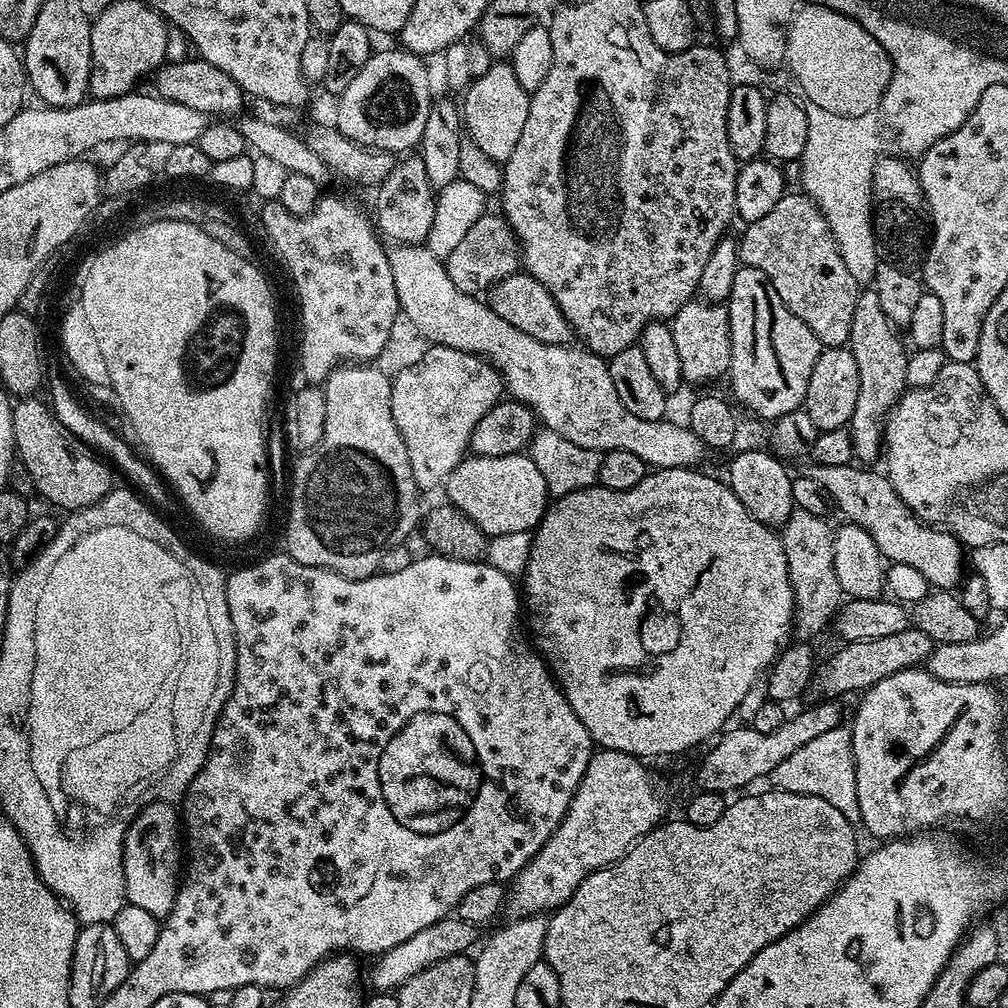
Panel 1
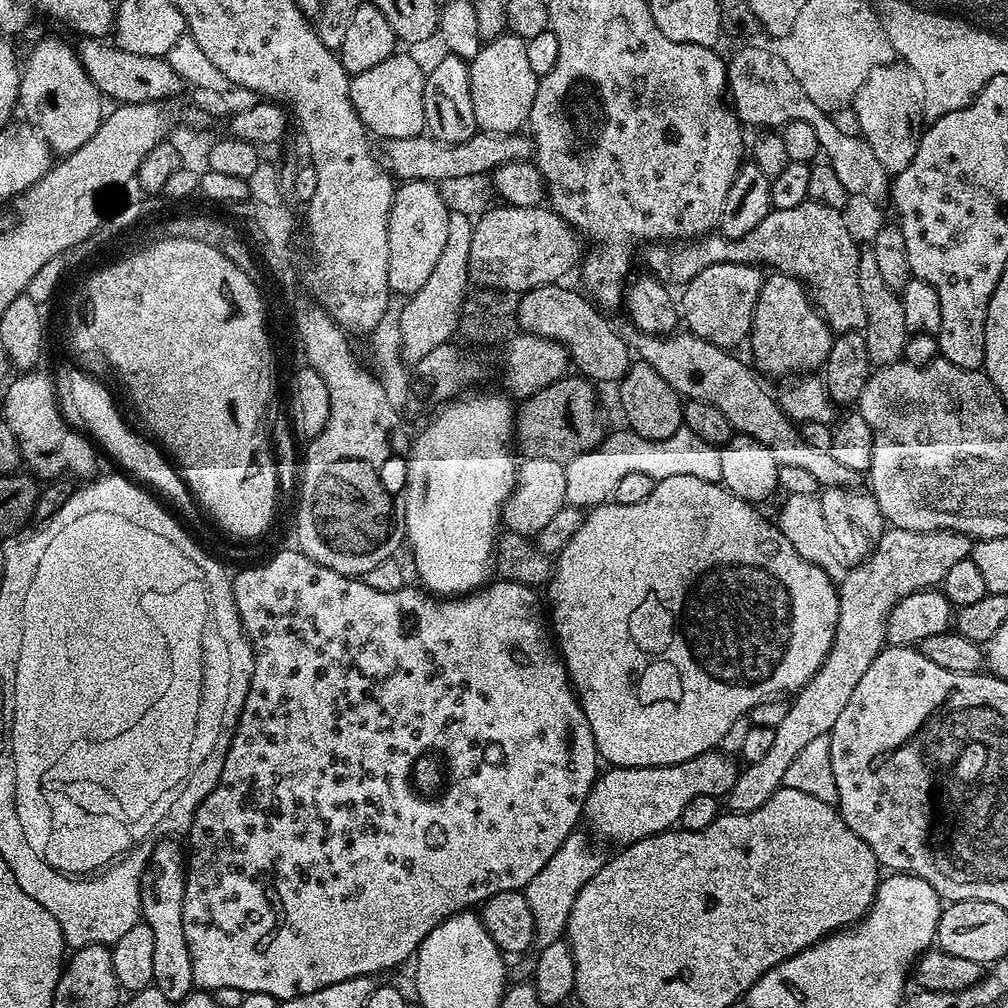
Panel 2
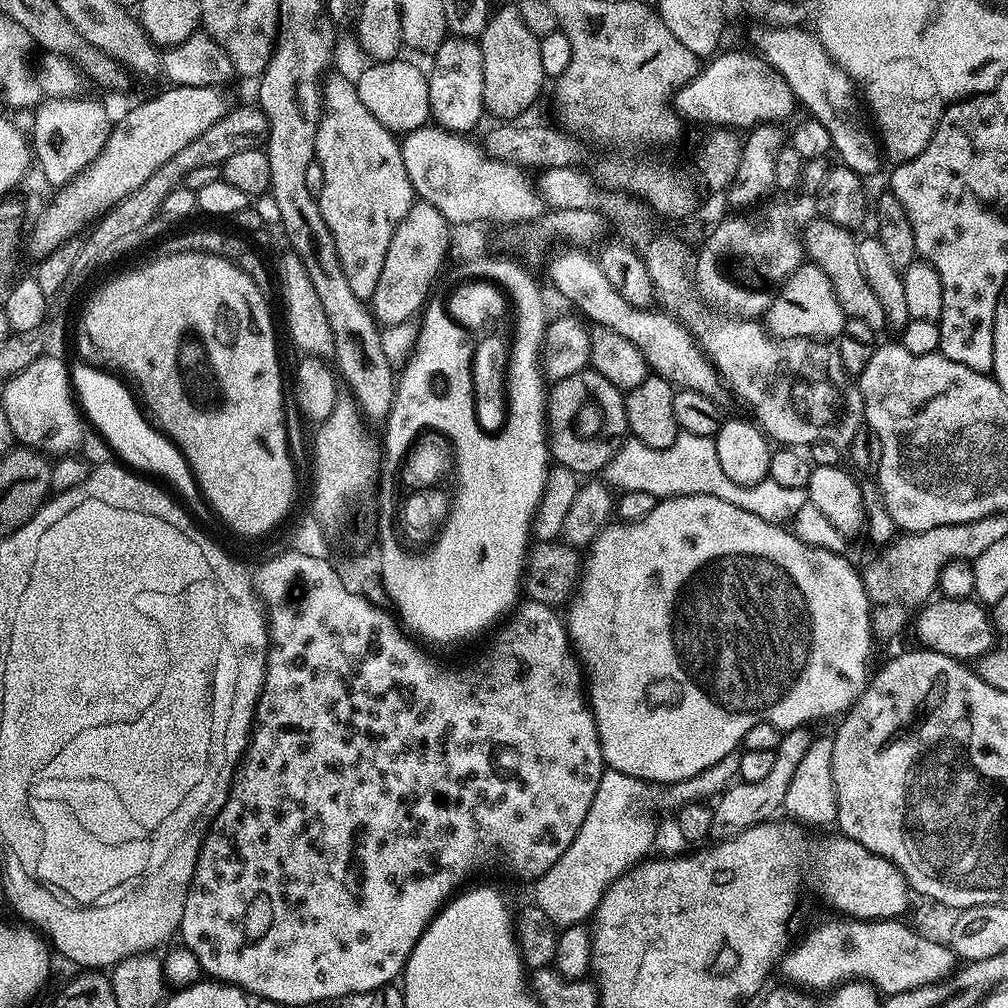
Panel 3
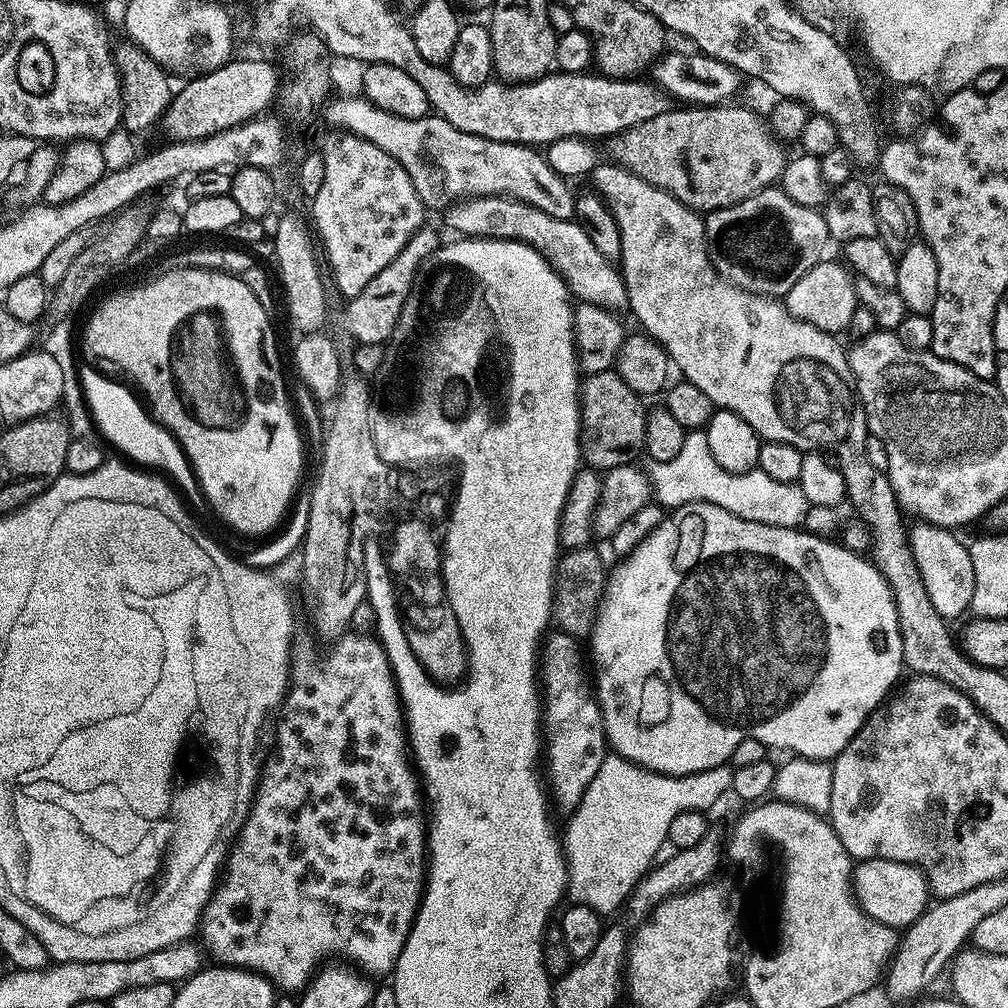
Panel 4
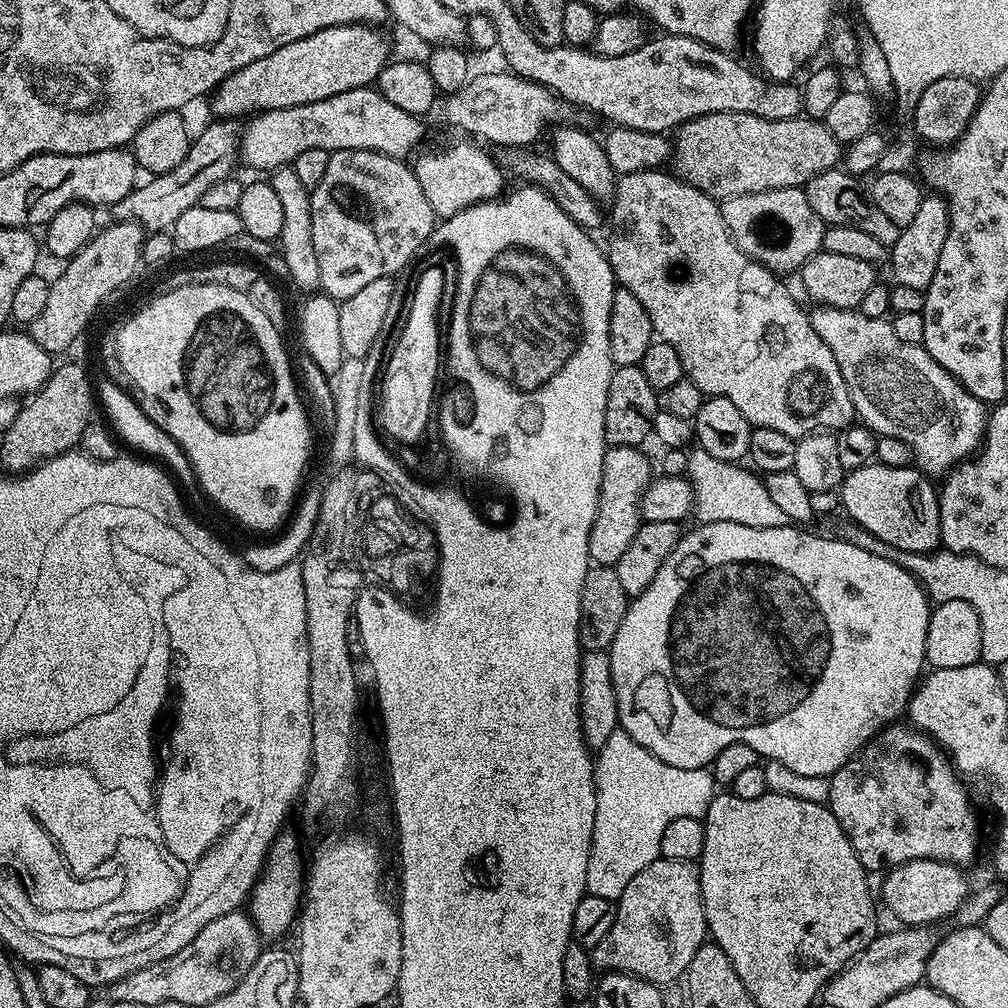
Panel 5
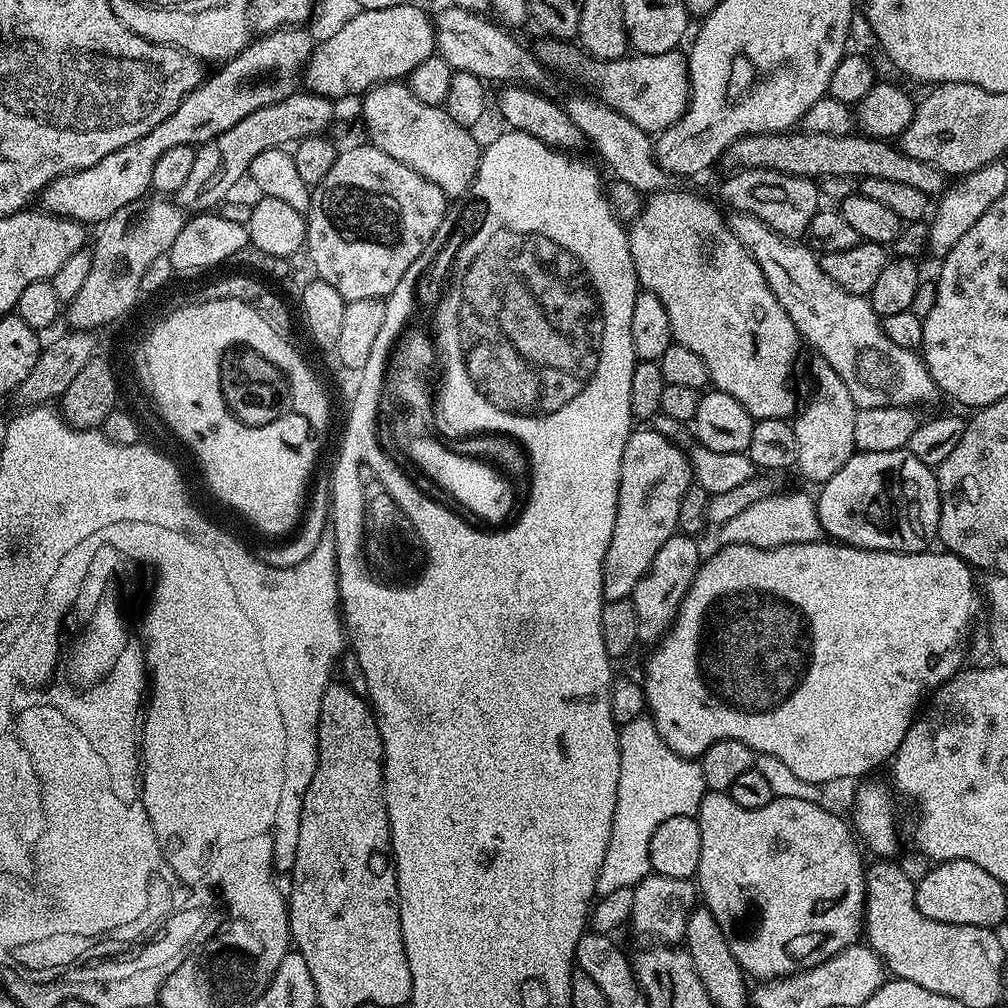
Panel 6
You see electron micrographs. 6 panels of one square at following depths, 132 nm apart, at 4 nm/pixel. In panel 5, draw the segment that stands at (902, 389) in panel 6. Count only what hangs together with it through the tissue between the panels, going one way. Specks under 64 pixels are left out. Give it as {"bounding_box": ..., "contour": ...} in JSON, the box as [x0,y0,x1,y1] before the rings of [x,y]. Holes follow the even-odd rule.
{"bounding_box":[810,306,989,477],"contour":[[[816,306],[816,309],[811,309],[810,315],[814,330],[818,330],[822,342],[830,346],[838,362],[838,370],[842,370],[842,378],[850,390],[857,417],[877,436],[902,438],[902,442],[912,448],[915,467],[925,476],[943,477],[983,445],[989,409],[978,398],[974,398],[974,394],[967,392],[950,373],[942,370],[942,366],[930,358],[923,346],[898,342],[887,319],[866,318],[866,314],[859,310]]]}

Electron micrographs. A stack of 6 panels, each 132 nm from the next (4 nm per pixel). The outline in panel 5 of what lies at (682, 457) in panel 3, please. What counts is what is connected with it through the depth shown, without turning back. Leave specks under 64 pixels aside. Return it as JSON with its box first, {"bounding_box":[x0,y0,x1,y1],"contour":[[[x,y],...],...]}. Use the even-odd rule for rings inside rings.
{"bounding_box":[687,446,789,528],"contour":[[[698,446],[688,452],[687,479],[692,485],[696,499],[694,516],[699,523],[738,522],[742,526],[759,528],[782,528],[789,523],[789,518],[781,507],[770,498],[770,493],[763,479],[755,471],[736,462],[719,460]]]}

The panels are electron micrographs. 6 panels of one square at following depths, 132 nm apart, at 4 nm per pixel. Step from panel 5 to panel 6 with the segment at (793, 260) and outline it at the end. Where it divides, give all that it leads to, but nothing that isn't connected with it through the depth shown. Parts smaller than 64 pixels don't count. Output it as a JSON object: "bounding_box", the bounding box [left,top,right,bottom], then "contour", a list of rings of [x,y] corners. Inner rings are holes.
{"bounding_box":[720,168,822,238],"contour":[[[742,168],[733,173],[725,178],[720,188],[720,196],[729,204],[729,209],[754,214],[754,218],[766,222],[785,238],[800,238],[807,233],[822,203],[821,189],[815,179],[791,176],[769,168]]]}

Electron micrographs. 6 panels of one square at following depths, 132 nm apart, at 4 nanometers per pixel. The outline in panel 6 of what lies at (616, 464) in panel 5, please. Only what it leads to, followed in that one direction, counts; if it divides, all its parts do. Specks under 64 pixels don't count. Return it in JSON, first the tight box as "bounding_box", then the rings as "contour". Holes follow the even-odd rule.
{"bounding_box":[604,426,694,602],"contour":[[[646,426],[646,428],[633,431],[632,435],[628,437],[626,442],[626,450],[622,450],[622,474],[620,475],[620,481],[618,482],[618,510],[616,511],[616,517],[614,518],[614,534],[610,534],[610,546],[606,550],[604,555],[604,598],[605,601],[611,602],[614,600],[626,600],[629,599],[634,590],[634,586],[638,586],[638,582],[646,573],[648,573],[648,567],[652,565],[652,559],[654,554],[658,554],[658,550],[662,550],[662,542],[666,542],[674,535],[677,535],[679,522],[679,506],[686,497],[688,487],[693,487],[694,479],[692,473],[692,466],[689,460],[689,453],[683,448],[680,449],[679,443],[675,439],[670,437],[664,437],[662,434],[655,431],[652,426]]]}

